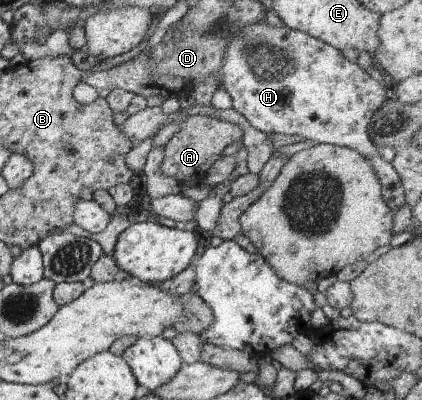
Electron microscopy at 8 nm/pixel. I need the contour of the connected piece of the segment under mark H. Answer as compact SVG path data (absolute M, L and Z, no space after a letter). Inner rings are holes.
M267 22L256 23L248 25L228 45L224 63L220 65L220 77L222 77L223 88L232 98L233 108L243 115L253 128L266 134L300 135L316 144L326 143L350 147L372 163L381 181L382 198L390 208L390 212L395 214L405 204L405 191L400 176L391 163L378 154L368 131L374 113L384 105L389 96L388 89L358 64L342 57L338 49L308 33L290 29L286 25L272 27Z

